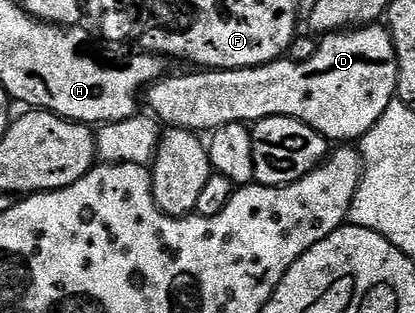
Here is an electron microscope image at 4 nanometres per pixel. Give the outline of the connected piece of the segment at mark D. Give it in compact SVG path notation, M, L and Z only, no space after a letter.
M373 23L351 31L329 33L320 41L311 59L271 61L253 69L217 69L192 71L181 77L165 76L146 90L151 116L174 129L211 131L226 123L255 123L267 117L293 117L314 127L332 143L356 143L382 119L382 111L390 107L396 92L396 48L392 34L383 24Z

